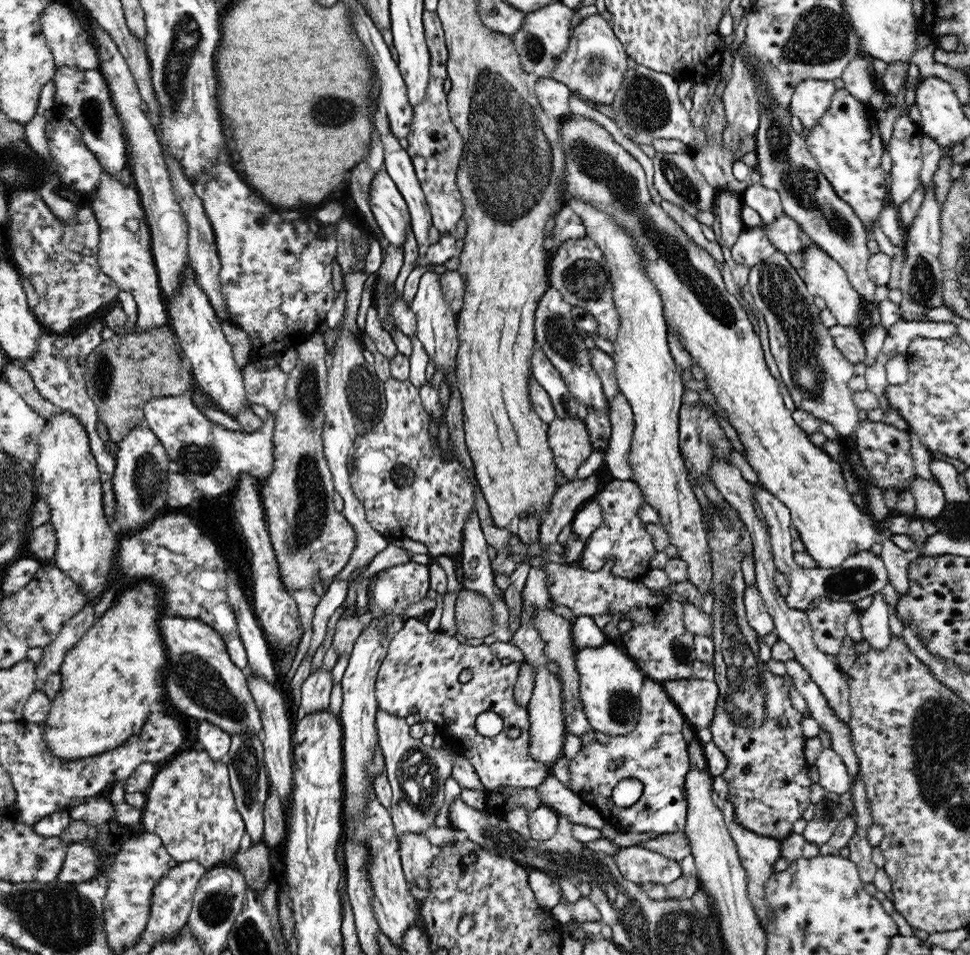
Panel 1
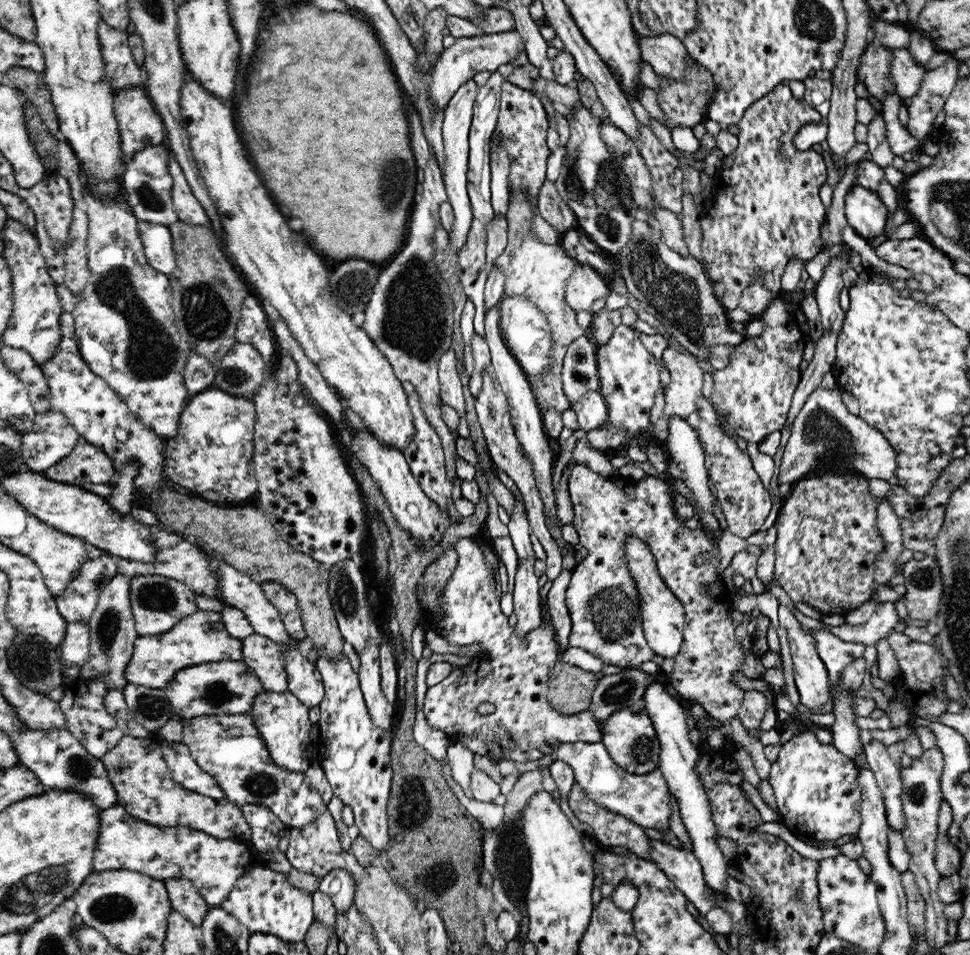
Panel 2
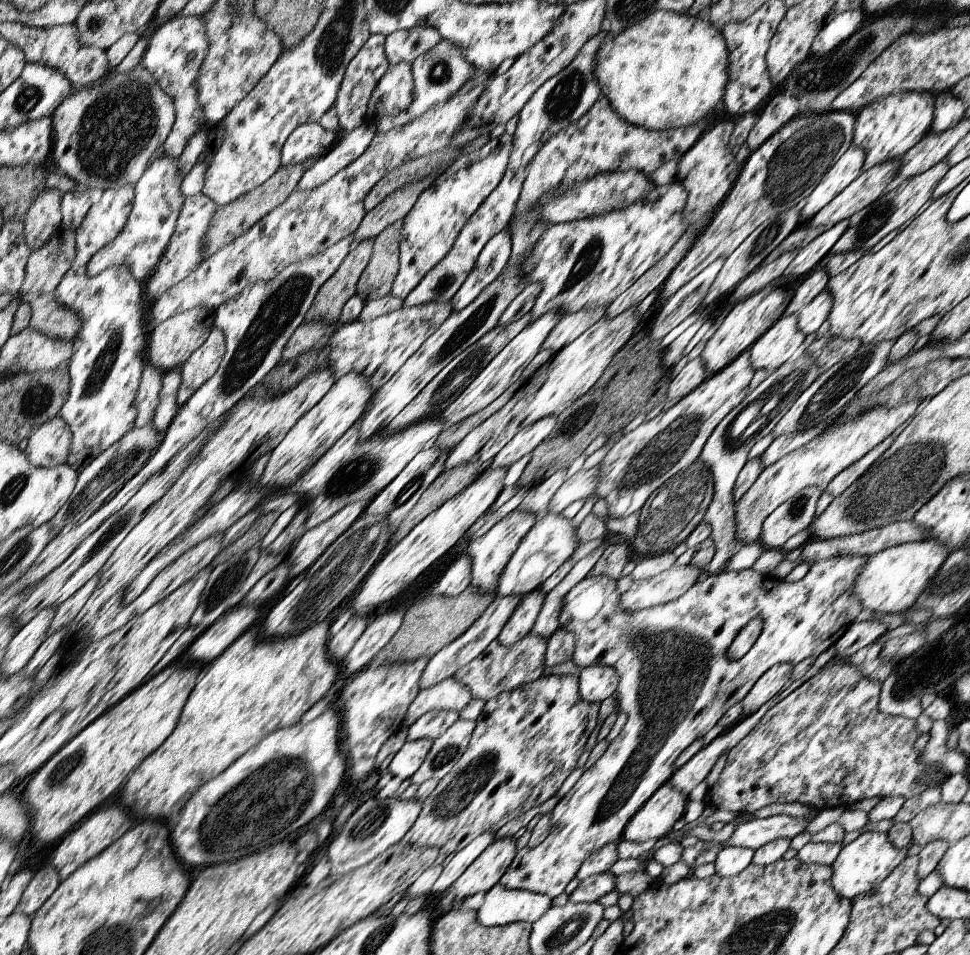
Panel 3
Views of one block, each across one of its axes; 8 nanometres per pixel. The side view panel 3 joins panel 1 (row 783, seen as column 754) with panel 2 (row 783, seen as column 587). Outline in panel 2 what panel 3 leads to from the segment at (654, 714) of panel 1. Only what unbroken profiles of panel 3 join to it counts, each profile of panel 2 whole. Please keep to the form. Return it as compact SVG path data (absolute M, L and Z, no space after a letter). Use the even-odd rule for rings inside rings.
M804 732L800 736L790 738L788 742L782 742L778 756L774 762L770 762L768 778L766 782L772 788L774 800L776 800L776 812L778 822L784 824L788 830L796 832L798 836L806 836L814 842L826 842L834 844L844 834L854 834L858 838L858 830L862 824L862 784L860 784L860 770L852 758L838 752L832 744L818 744L812 732ZM556 742L554 754L556 754L556 760L562 760L572 768L574 782L584 790L584 794L588 798L592 798L594 802L598 802L604 810L610 810L618 816L624 816L630 822L642 826L644 830L664 832L668 828L668 820L672 818L674 806L672 806L672 796L668 792L666 780L658 772L658 768L652 770L652 772L646 772L642 776L632 776L632 774L624 772L624 768L620 768L608 756L606 748L600 742L594 742L594 744L586 744L586 742L562 744L562 742Z

